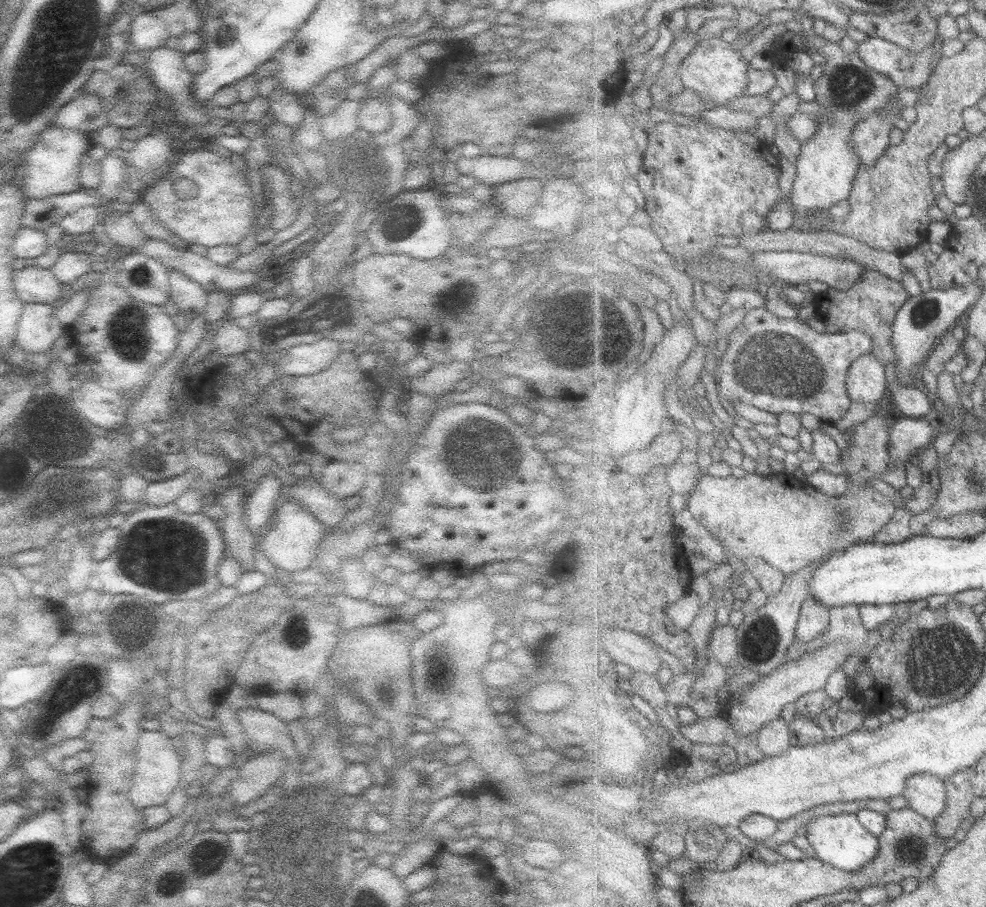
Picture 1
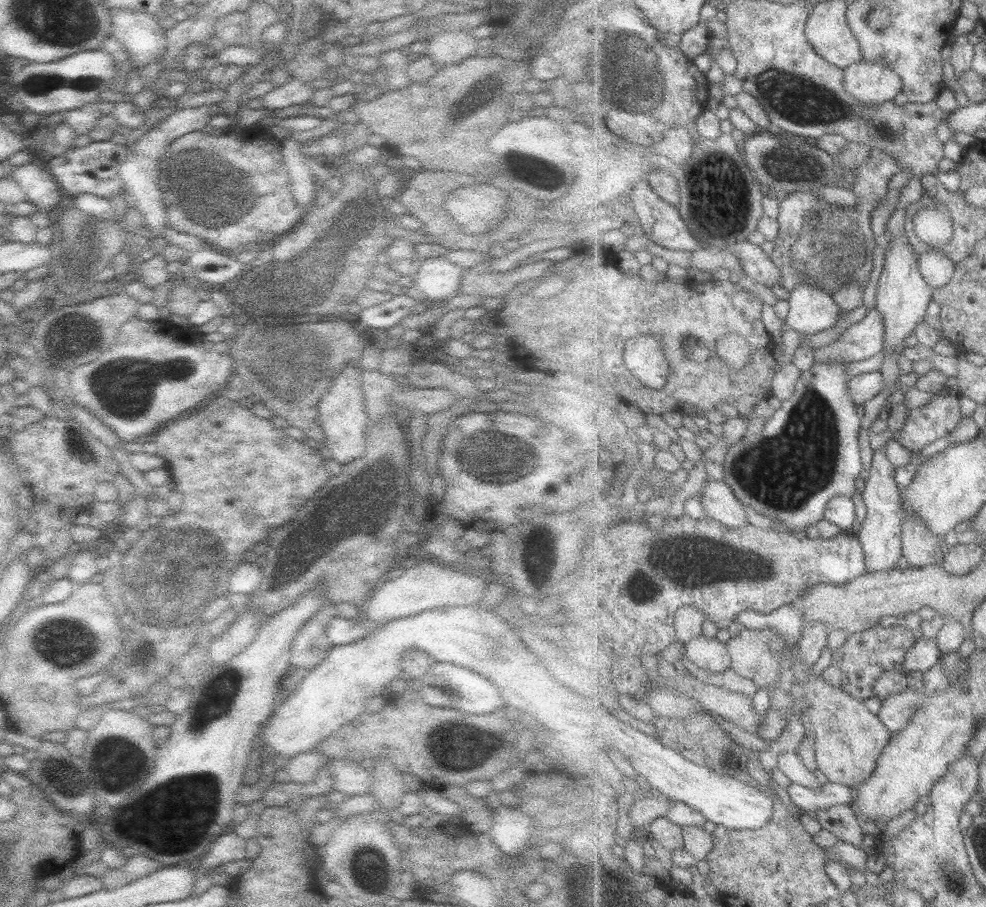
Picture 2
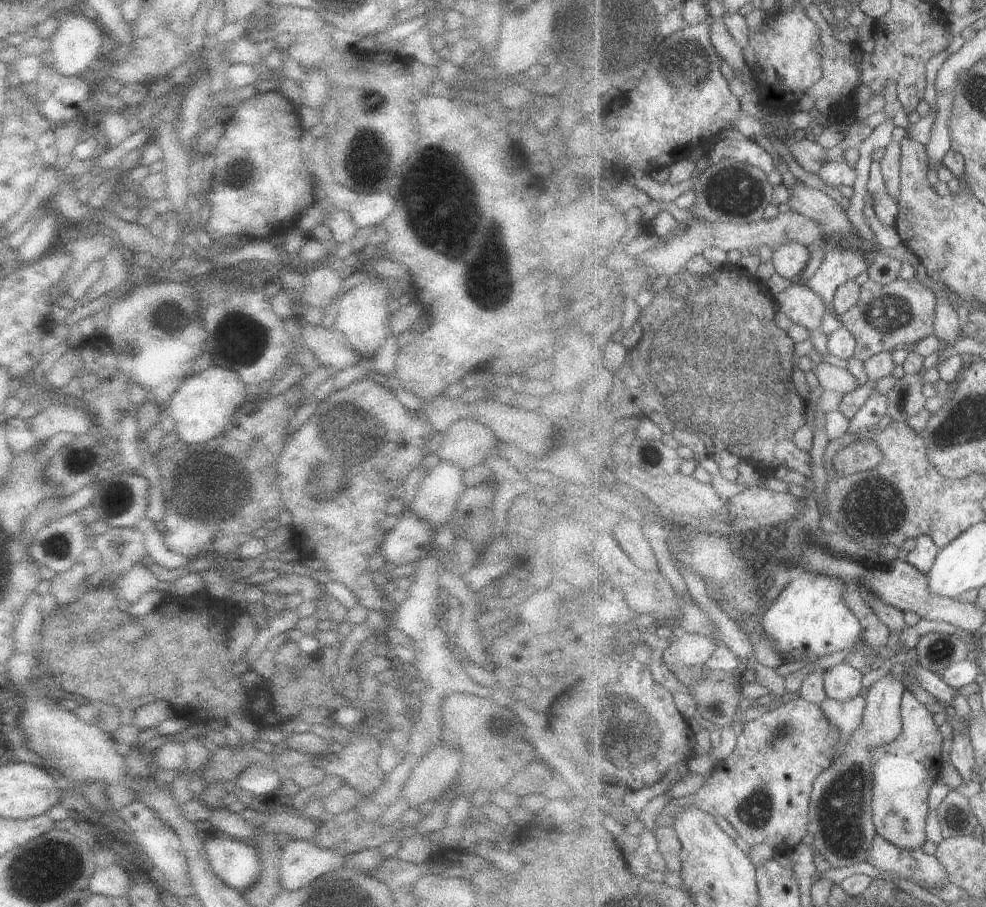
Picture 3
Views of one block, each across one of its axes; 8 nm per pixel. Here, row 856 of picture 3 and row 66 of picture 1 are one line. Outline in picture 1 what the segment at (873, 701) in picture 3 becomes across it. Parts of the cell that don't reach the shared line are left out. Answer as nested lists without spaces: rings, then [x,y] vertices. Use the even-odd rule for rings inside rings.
[[[803,17],[799,22],[803,26],[805,42],[809,46],[809,51],[817,52],[826,59],[822,66],[823,75],[817,79],[813,87],[816,92],[815,101],[826,110],[826,116],[819,116],[818,131],[814,133],[812,139],[800,144],[800,155],[795,163],[797,173],[789,198],[795,214],[804,216],[802,224],[805,216],[809,216],[811,212],[822,210],[827,214],[829,208],[833,208],[835,204],[839,204],[843,200],[847,201],[848,196],[853,193],[854,181],[862,166],[860,156],[857,156],[857,153],[852,149],[852,145],[848,143],[848,140],[852,138],[852,132],[855,131],[856,124],[859,123],[859,121],[855,122],[855,119],[853,119],[855,113],[860,114],[865,119],[869,114],[884,108],[894,98],[894,94],[902,88],[898,87],[889,77],[883,76],[883,74],[875,72],[868,65],[865,65],[858,52],[846,54],[843,48],[839,46],[839,43],[829,42],[814,34],[814,30],[812,30],[814,25],[813,17]]]

